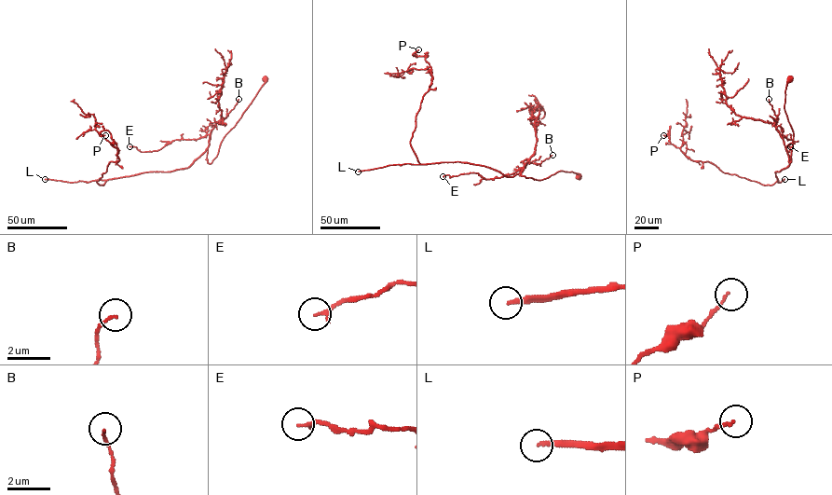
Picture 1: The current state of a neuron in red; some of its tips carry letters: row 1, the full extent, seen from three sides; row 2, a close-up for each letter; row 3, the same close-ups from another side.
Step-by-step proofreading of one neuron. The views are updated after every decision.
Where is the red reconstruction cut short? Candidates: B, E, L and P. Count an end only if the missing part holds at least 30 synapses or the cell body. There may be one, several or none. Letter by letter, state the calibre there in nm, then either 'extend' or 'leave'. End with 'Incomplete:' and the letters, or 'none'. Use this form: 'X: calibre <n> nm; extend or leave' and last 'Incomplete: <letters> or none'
B: calibre 120 nm; leave
E: calibre 150 nm; leave
L: calibre 200 nm; extend
P: calibre 120 nm; leave
Incomplete: L

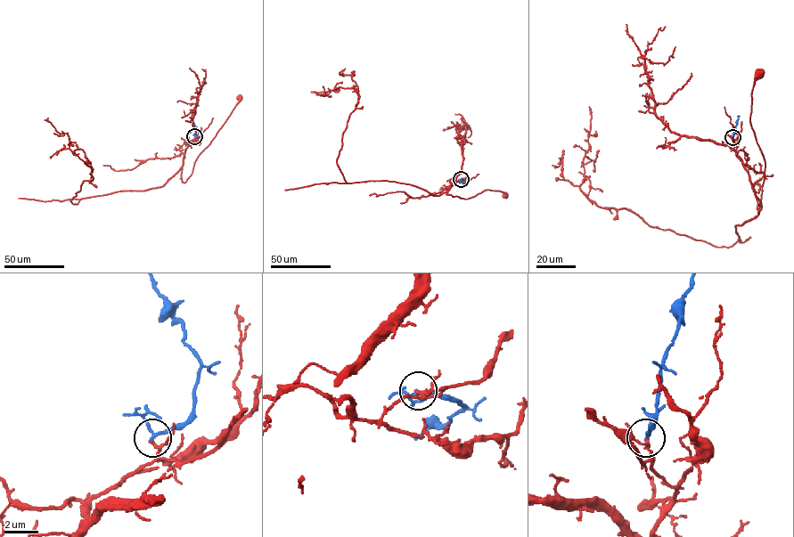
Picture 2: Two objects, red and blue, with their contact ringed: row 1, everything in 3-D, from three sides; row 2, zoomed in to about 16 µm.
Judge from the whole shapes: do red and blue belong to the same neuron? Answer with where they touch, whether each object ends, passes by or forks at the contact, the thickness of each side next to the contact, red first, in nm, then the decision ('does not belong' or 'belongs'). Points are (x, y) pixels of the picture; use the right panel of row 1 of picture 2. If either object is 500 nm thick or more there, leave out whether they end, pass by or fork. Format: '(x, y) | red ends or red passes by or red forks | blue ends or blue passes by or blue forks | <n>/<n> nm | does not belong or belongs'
(732, 137) | red passes by | blue passes by | 130/170 nm | does not belong

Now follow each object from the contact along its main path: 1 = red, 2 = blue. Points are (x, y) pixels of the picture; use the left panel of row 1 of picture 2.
1: (195, 136), (184, 151), (181, 176), (183, 182), (191, 174), (198, 156), (210, 143), (241, 98)
2: (195, 136), (198, 131), (194, 123)

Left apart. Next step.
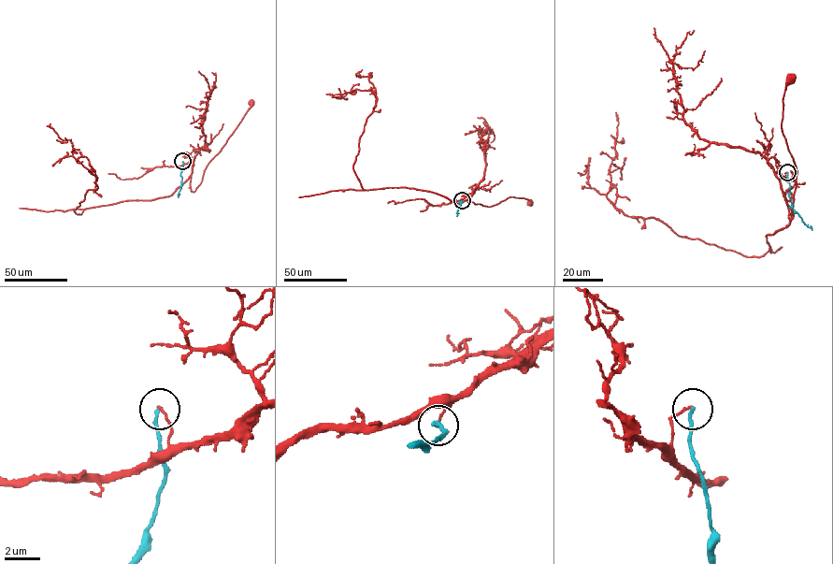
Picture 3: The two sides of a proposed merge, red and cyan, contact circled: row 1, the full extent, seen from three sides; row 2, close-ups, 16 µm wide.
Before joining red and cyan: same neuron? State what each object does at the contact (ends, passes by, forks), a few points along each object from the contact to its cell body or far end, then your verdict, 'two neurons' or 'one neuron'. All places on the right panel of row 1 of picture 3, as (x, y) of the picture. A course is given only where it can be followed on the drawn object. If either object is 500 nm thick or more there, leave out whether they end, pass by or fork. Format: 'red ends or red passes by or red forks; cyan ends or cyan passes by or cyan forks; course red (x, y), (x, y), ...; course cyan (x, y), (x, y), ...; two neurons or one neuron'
red ends; cyan ends; course red (787, 172), (784, 176), (776, 172), (789, 221), (797, 167), (782, 120), (785, 87), (792, 79); course cyan (787, 172), (793, 209), (810, 225); two neurons

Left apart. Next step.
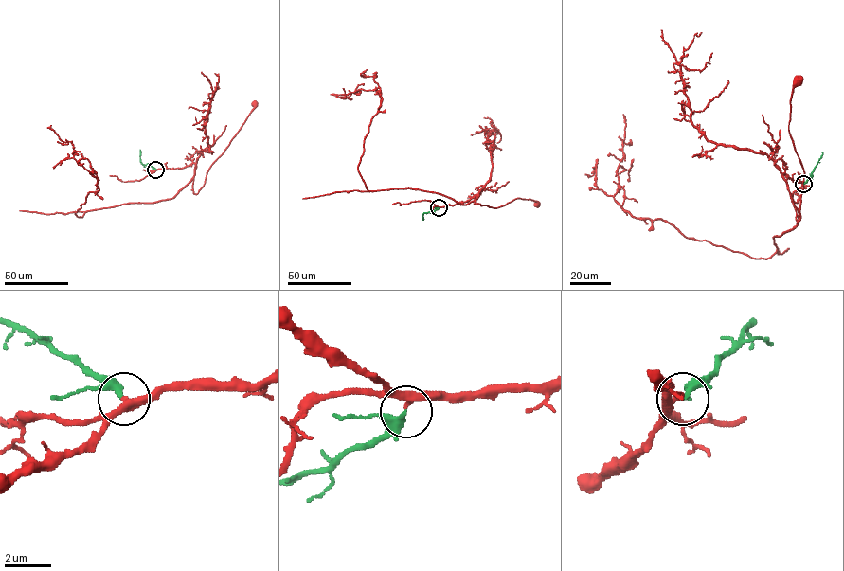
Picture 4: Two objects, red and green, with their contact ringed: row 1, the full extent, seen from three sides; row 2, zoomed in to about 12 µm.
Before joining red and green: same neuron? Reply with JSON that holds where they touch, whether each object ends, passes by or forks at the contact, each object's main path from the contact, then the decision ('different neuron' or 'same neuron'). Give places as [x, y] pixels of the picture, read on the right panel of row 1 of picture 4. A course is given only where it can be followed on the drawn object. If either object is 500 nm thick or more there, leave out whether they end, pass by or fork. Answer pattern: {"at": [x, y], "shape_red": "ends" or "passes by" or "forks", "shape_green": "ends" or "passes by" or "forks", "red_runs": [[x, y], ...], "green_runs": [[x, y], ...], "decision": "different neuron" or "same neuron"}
{"at": [803, 184], "shape_red": "passes by", "shape_green": "passes by", "red_runs": [[803, 184], [783, 174], [797, 223], [800, 218], [804, 169], [789, 131], [792, 89], [799, 81]], "green_runs": [[804, 184], [822, 152]], "decision": "same neuron"}

